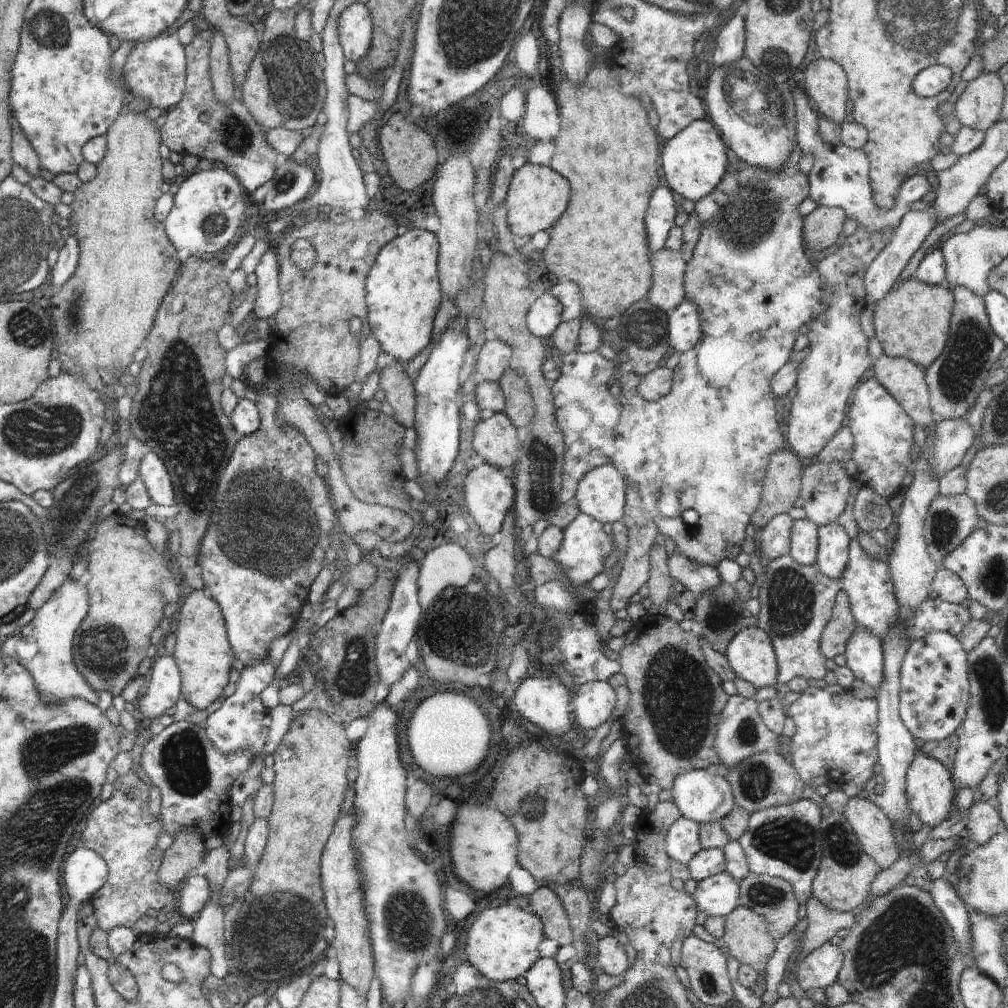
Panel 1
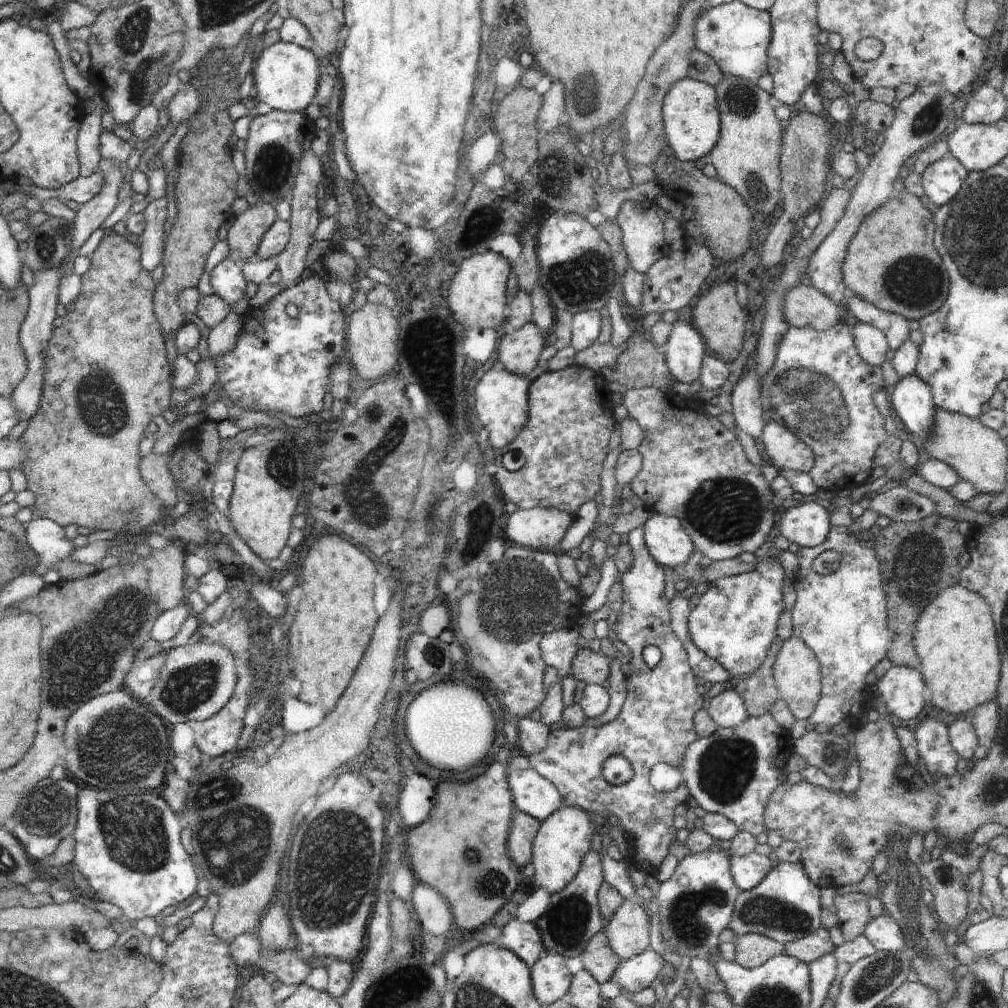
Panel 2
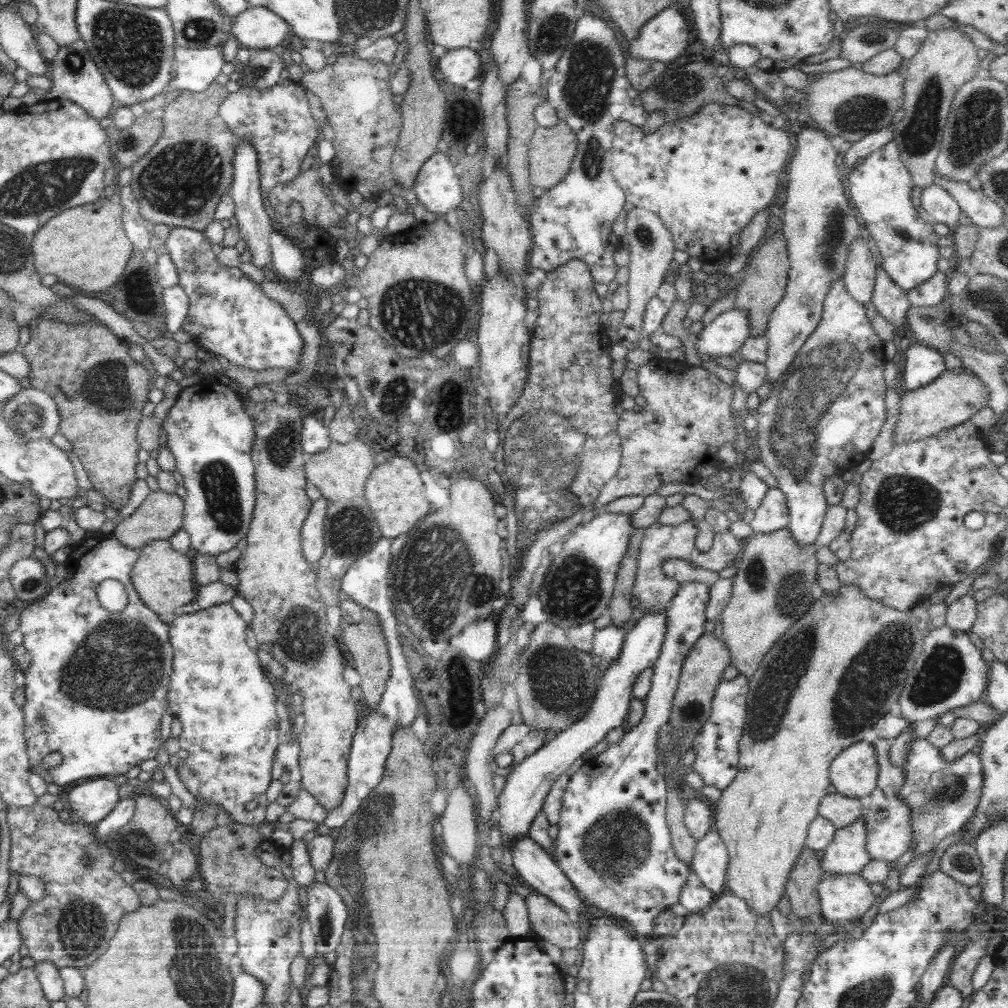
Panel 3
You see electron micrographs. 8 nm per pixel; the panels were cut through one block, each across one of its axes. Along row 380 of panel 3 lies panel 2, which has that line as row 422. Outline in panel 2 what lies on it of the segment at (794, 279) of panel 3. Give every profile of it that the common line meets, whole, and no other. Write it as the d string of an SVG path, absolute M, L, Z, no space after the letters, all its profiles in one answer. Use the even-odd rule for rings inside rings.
M782 422L766 423L760 440L776 467L802 473L812 470L815 464L812 449Z

